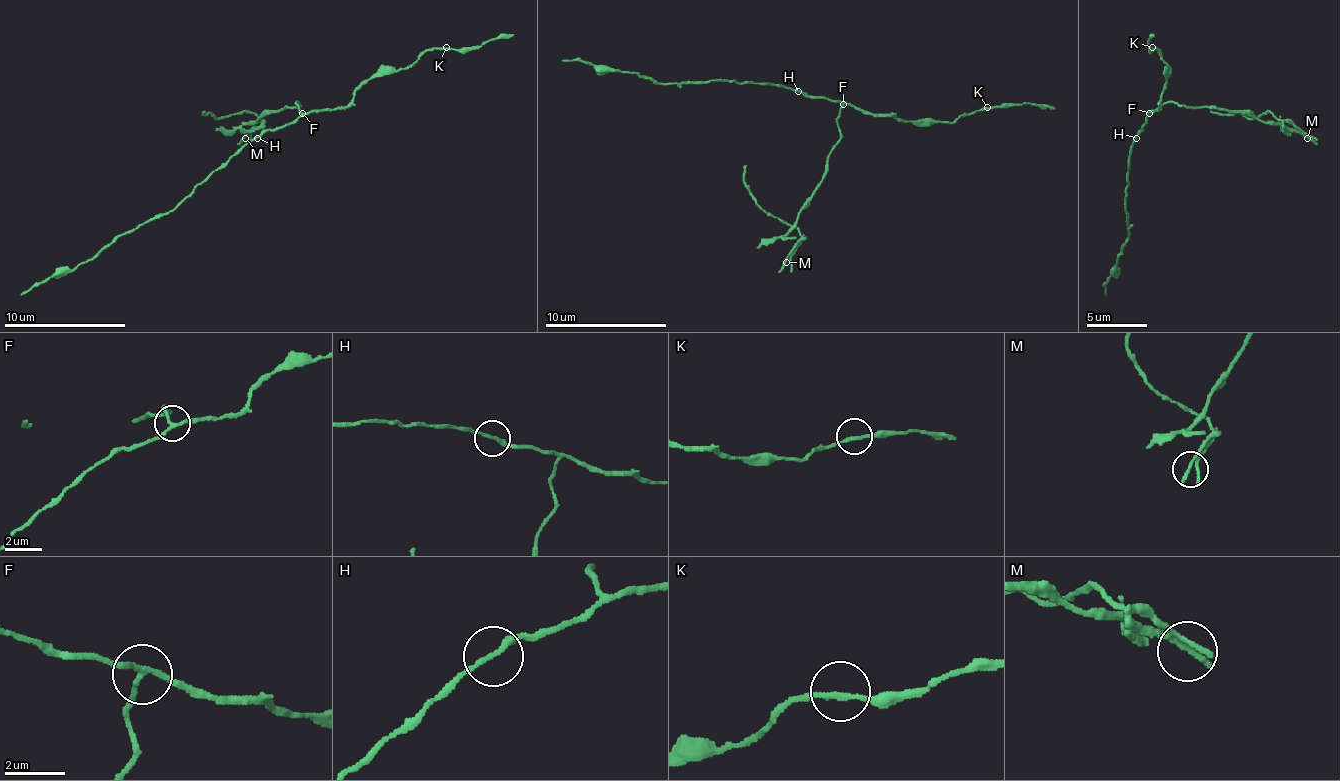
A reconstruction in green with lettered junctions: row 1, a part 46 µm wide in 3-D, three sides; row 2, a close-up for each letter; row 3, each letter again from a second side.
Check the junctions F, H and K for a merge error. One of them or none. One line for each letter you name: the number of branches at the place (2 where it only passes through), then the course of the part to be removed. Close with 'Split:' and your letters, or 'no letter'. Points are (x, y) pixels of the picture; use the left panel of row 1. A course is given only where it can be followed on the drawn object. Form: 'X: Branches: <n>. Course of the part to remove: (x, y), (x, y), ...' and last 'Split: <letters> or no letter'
F: Branches: 3. Course of the part to remove: (303, 114), (297, 101), (300, 104), (269, 111), (257, 120), (239, 114), (215, 117), (202, 114), (205, 111)
Split: F

